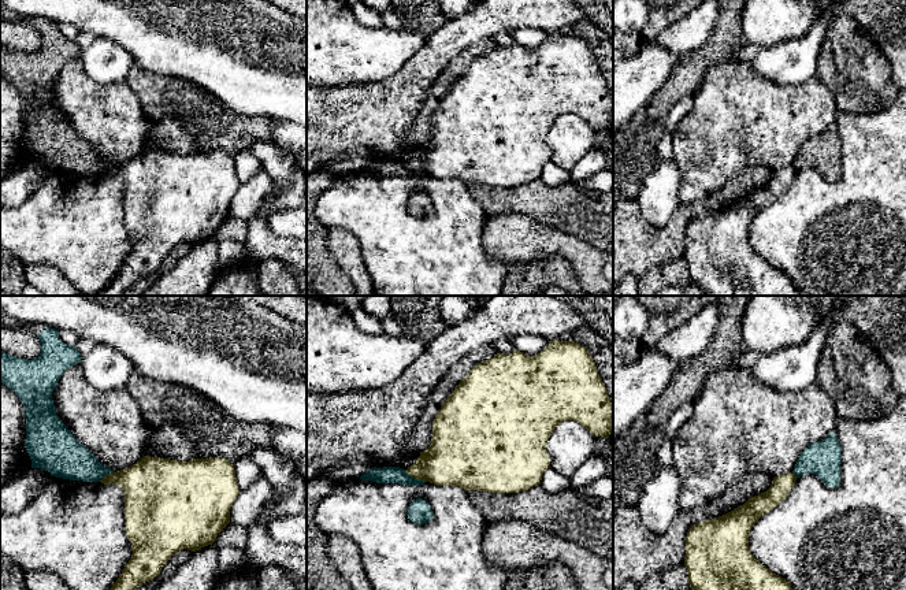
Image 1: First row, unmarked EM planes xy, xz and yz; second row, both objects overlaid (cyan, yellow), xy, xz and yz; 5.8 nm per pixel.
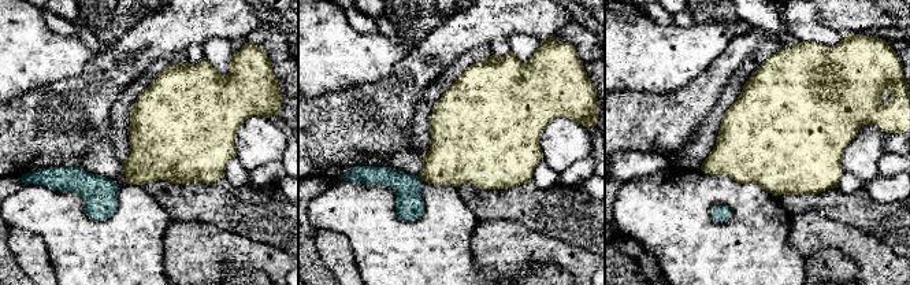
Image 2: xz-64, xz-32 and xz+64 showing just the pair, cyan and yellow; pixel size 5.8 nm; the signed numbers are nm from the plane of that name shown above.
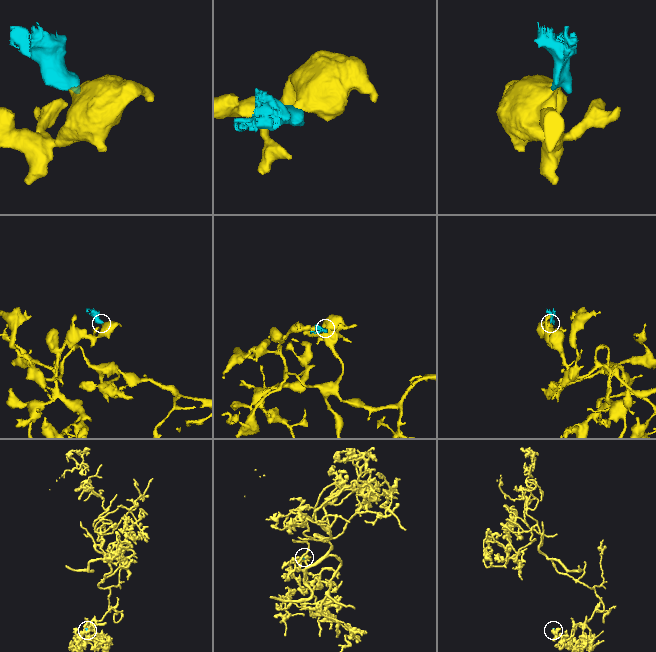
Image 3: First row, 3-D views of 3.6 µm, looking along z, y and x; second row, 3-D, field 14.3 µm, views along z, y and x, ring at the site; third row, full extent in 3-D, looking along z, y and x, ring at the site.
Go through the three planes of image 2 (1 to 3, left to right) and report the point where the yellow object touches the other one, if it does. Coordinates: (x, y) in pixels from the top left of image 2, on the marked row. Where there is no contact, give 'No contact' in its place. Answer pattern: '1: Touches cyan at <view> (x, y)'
1: No contact
2: Touches cyan at xz-32 (420, 178)
3: No contact

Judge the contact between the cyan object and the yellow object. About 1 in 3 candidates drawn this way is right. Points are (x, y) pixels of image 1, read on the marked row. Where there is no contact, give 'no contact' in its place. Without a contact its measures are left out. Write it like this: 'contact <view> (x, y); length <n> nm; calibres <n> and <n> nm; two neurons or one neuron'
contact xz (413, 478); length 140 nm; calibres 100 and 300 nm; two neurons

